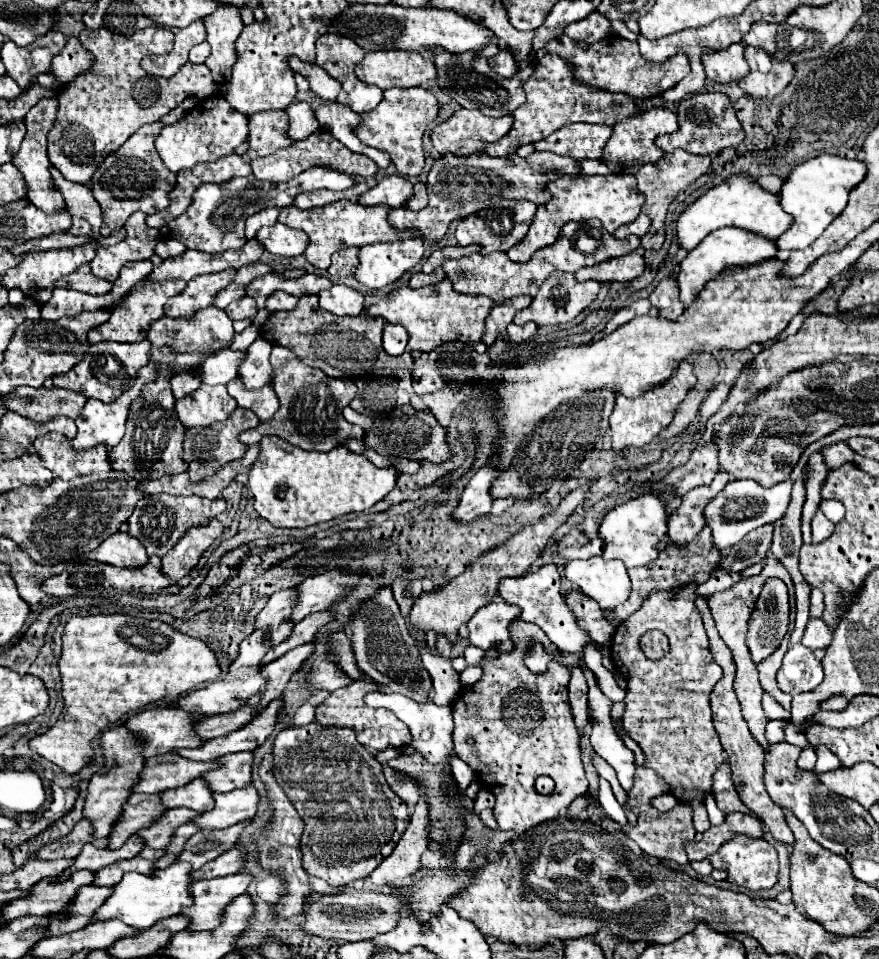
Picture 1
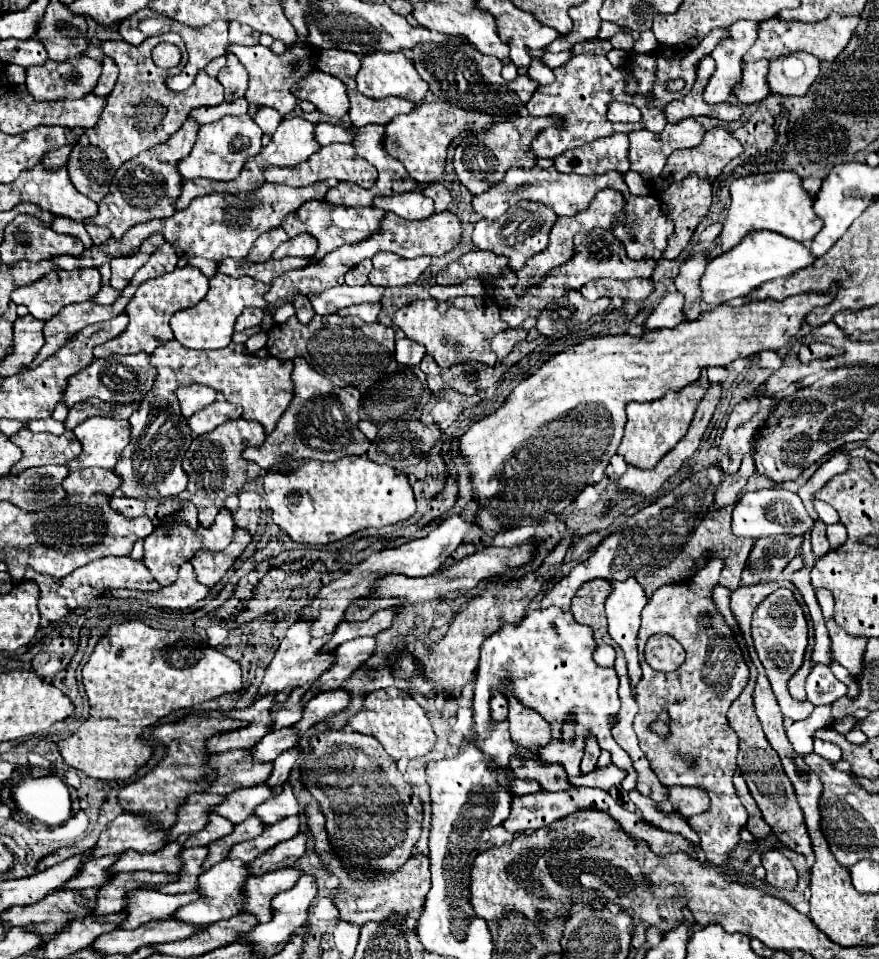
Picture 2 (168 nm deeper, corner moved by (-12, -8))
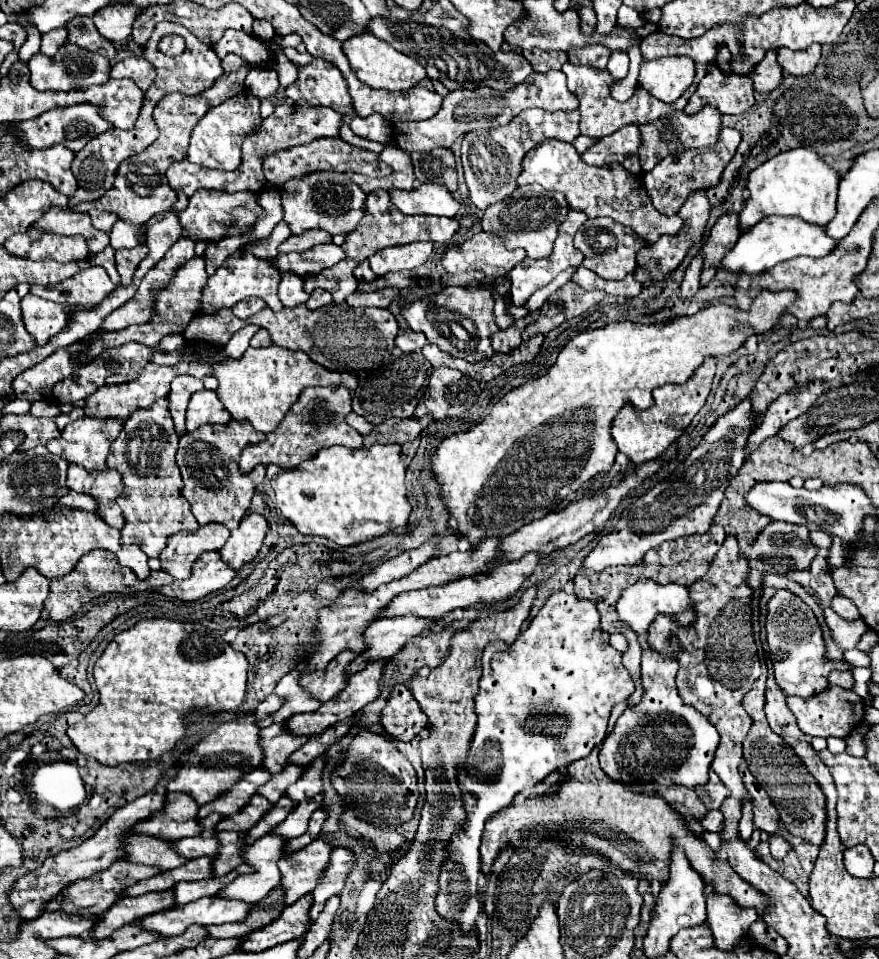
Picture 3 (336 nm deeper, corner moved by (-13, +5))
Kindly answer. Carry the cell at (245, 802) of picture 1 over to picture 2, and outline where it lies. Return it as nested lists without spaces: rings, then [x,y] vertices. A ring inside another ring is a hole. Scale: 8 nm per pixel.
[[[284,786],[280,796],[274,796],[274,798],[270,798],[254,808],[254,816],[260,818],[264,826],[274,824],[278,820],[284,820],[284,818],[298,814],[298,812],[300,812],[300,806],[298,806],[290,786]]]

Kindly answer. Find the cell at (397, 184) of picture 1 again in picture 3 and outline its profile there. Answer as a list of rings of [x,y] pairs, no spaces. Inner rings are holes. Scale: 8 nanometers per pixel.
[[[423,183],[413,191],[391,191],[391,201],[405,215],[455,217],[459,211],[459,201],[437,183]]]

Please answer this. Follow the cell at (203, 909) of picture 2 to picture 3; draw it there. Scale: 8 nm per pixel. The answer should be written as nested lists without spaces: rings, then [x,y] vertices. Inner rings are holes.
[[[265,835],[263,839],[247,845],[243,857],[247,859],[247,865],[255,867],[257,871],[251,875],[239,875],[233,883],[219,891],[219,897],[241,899],[249,903],[265,899],[271,889],[281,885],[281,871],[277,861],[289,855],[285,851],[285,843],[287,839],[281,839],[281,835]]]

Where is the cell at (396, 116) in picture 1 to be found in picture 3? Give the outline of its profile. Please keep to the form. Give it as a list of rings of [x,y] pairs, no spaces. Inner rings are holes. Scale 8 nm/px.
[[[549,71],[545,75],[533,73],[525,83],[519,83],[517,87],[509,91],[495,91],[491,87],[479,87],[479,89],[457,89],[449,93],[443,101],[441,111],[427,119],[427,121],[411,121],[411,123],[401,123],[395,127],[395,143],[407,151],[431,151],[433,147],[451,147],[457,137],[477,131],[477,129],[495,129],[505,123],[509,123],[515,115],[519,115],[523,109],[529,107],[539,107],[545,111],[575,111],[579,107],[577,97],[567,89],[565,83],[565,73],[563,71]]]

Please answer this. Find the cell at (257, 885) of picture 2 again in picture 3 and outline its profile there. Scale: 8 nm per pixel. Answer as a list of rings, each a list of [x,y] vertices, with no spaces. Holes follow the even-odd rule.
[[[315,839],[305,849],[299,849],[287,859],[279,861],[279,869],[283,873],[281,885],[285,887],[285,903],[293,905],[297,899],[311,893],[317,887],[321,875],[327,871],[331,851],[331,843]]]

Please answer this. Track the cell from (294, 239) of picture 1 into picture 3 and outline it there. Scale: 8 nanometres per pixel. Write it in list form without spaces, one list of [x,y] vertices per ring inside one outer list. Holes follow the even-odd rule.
[[[311,229],[311,231],[305,231],[303,235],[291,235],[285,243],[281,243],[279,251],[281,253],[291,253],[291,251],[301,253],[301,251],[307,251],[321,243],[331,243],[331,235],[321,229]]]

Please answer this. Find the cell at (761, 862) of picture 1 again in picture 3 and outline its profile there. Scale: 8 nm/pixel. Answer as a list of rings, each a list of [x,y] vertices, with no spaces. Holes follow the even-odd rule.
[[[771,835],[769,837],[769,847],[771,847],[771,855],[775,859],[783,859],[791,849],[791,845],[781,835]]]

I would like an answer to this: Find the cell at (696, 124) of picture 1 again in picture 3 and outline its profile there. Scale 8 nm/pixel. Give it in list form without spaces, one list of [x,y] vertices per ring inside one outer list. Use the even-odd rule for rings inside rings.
[[[723,127],[719,141],[715,145],[705,149],[689,149],[679,155],[667,155],[665,159],[661,159],[653,171],[643,175],[643,185],[647,189],[653,207],[657,207],[657,211],[661,211],[663,215],[675,215],[689,195],[719,185],[719,179],[725,167],[729,165],[729,161],[733,159],[739,143],[741,143],[741,133],[737,129]]]

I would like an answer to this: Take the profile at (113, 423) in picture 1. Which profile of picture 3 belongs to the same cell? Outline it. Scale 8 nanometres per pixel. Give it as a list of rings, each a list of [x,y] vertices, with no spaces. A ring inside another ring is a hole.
[[[83,417],[69,423],[61,431],[59,439],[47,443],[47,449],[69,463],[85,467],[87,471],[101,471],[107,469],[105,461],[119,431],[121,421],[117,419]]]

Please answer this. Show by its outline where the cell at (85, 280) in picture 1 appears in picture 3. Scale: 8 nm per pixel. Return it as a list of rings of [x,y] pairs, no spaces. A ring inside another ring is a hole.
[[[107,247],[107,249],[103,249],[101,253],[93,253],[91,259],[89,259],[89,263],[103,267],[103,269],[109,273],[111,281],[113,281],[115,285],[119,285],[119,273],[117,273],[117,269],[115,269],[115,249],[113,249],[113,247]]]

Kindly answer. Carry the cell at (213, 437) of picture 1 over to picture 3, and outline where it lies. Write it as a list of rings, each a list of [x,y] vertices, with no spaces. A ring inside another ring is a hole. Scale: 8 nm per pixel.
[[[231,419],[227,425],[205,425],[199,427],[197,431],[189,431],[179,439],[179,449],[177,449],[177,467],[181,471],[183,477],[183,499],[191,505],[191,513],[195,515],[195,519],[199,521],[199,525],[207,525],[207,523],[221,523],[227,529],[237,529],[243,515],[249,509],[251,497],[255,493],[255,487],[265,479],[265,467],[257,465],[251,473],[243,475],[239,471],[239,457],[241,457],[241,449],[253,443],[261,443],[265,439],[265,435],[261,435],[259,431],[253,429],[253,425],[249,421],[235,421]]]

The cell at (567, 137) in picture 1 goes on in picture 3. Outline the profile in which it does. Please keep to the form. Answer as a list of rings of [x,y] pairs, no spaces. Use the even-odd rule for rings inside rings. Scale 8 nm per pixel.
[[[625,125],[621,131],[599,139],[587,153],[583,153],[583,161],[589,165],[607,165],[607,163],[621,163],[631,175],[641,175],[641,165],[639,165],[639,147],[641,147],[641,133],[637,125]]]

